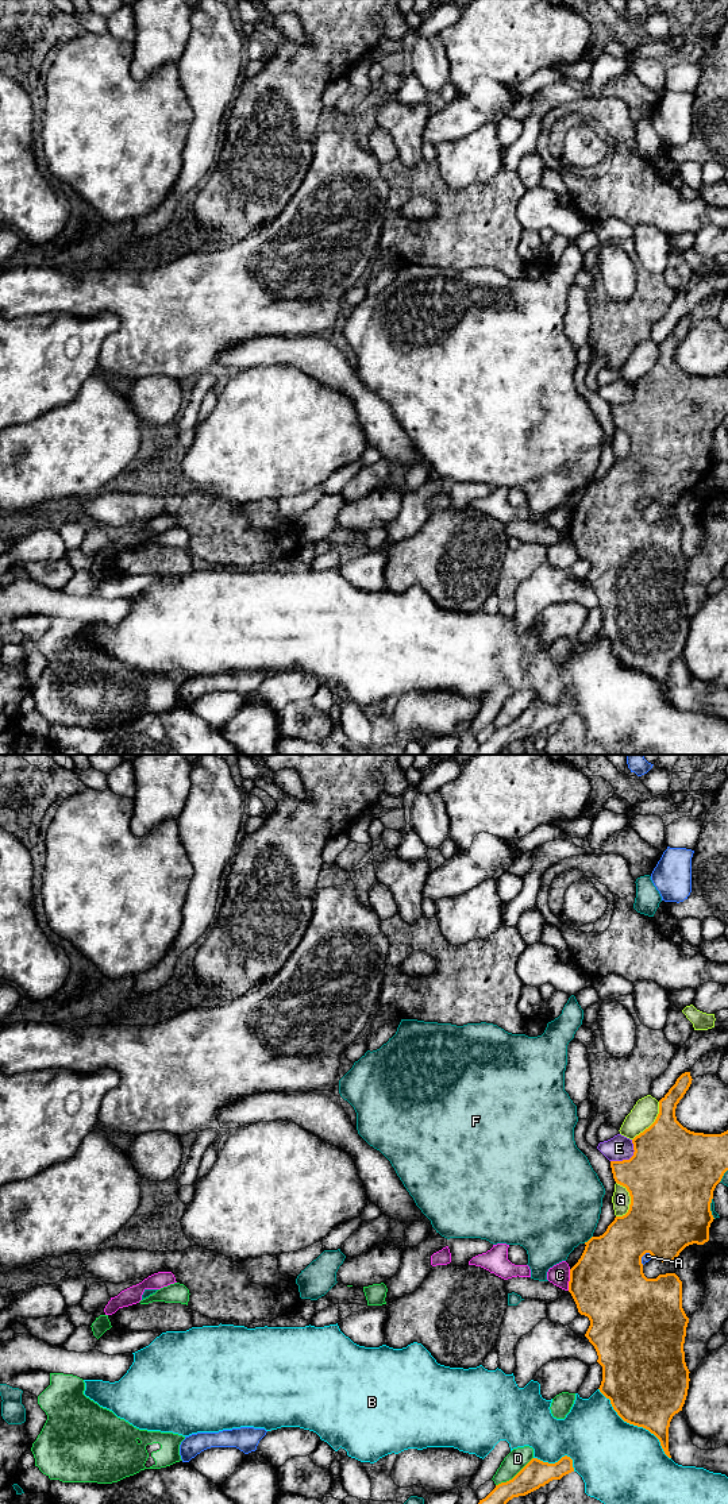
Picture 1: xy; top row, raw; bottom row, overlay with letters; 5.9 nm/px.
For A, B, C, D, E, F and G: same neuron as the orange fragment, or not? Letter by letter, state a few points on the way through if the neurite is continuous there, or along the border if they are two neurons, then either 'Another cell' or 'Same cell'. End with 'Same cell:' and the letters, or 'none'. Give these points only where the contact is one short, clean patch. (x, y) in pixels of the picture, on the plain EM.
A: Another cell
B: Another cell
C: Boundary: xy (570, 513), (567, 533). Another cell
D: Another cell
E: Another cell
F: Another cell
G: Another cell
Same cell: none

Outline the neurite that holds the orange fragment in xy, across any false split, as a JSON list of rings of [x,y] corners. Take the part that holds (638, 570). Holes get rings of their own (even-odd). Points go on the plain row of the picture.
[[[690,316],[682,317],[675,328],[669,333],[669,336],[659,344],[659,358],[655,366],[646,373],[643,377],[636,379],[632,383],[633,387],[633,400],[629,404],[623,405],[610,405],[610,412],[613,417],[613,423],[617,428],[627,432],[631,440],[629,454],[623,460],[616,460],[615,464],[608,470],[606,475],[600,481],[592,481],[588,486],[585,486],[585,494],[578,504],[578,506],[570,513],[570,525],[569,525],[569,536],[571,537],[578,556],[585,559],[590,564],[590,570],[585,578],[589,586],[594,590],[598,603],[597,606],[602,610],[602,625],[600,629],[600,636],[610,644],[613,653],[617,659],[627,667],[643,671],[654,678],[665,695],[665,698],[671,702],[669,695],[669,671],[673,660],[682,655],[685,648],[687,633],[689,633],[689,613],[685,606],[685,595],[683,587],[686,581],[686,571],[689,567],[689,562],[686,560],[682,552],[682,525],[675,517],[659,518],[656,522],[647,522],[643,517],[642,501],[646,497],[650,497],[652,502],[656,502],[662,506],[673,506],[679,497],[689,489],[697,487],[704,489],[709,485],[709,471],[713,466],[713,459],[710,455],[710,447],[713,443],[713,435],[716,429],[721,425],[724,417],[728,414],[728,374],[721,378],[704,378],[694,377],[683,371],[675,360],[675,352],[679,344],[683,342],[686,335],[692,328]]]

